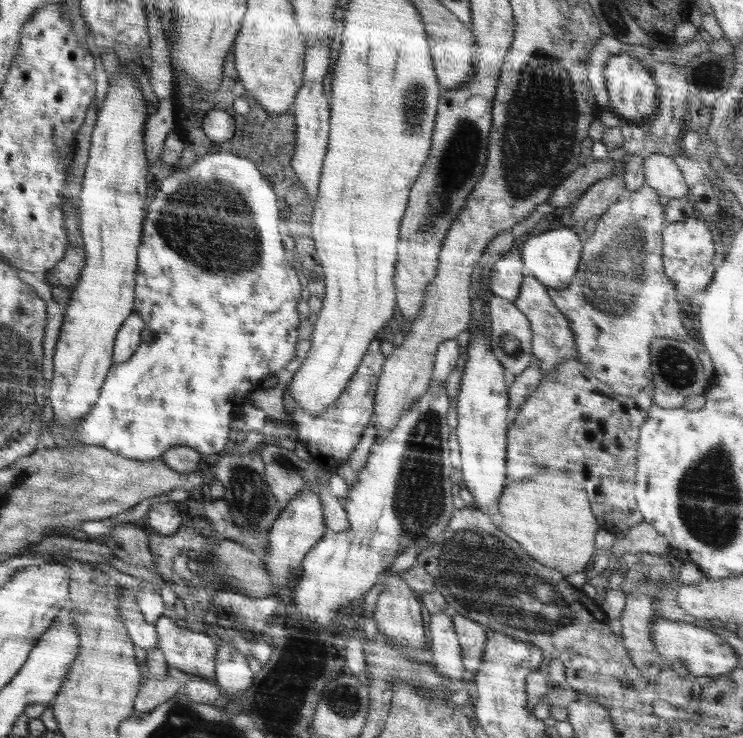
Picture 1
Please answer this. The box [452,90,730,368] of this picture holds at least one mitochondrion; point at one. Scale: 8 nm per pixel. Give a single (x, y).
(613, 276)

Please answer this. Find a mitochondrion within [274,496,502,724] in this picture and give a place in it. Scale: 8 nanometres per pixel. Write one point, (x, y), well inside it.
(344, 701)

